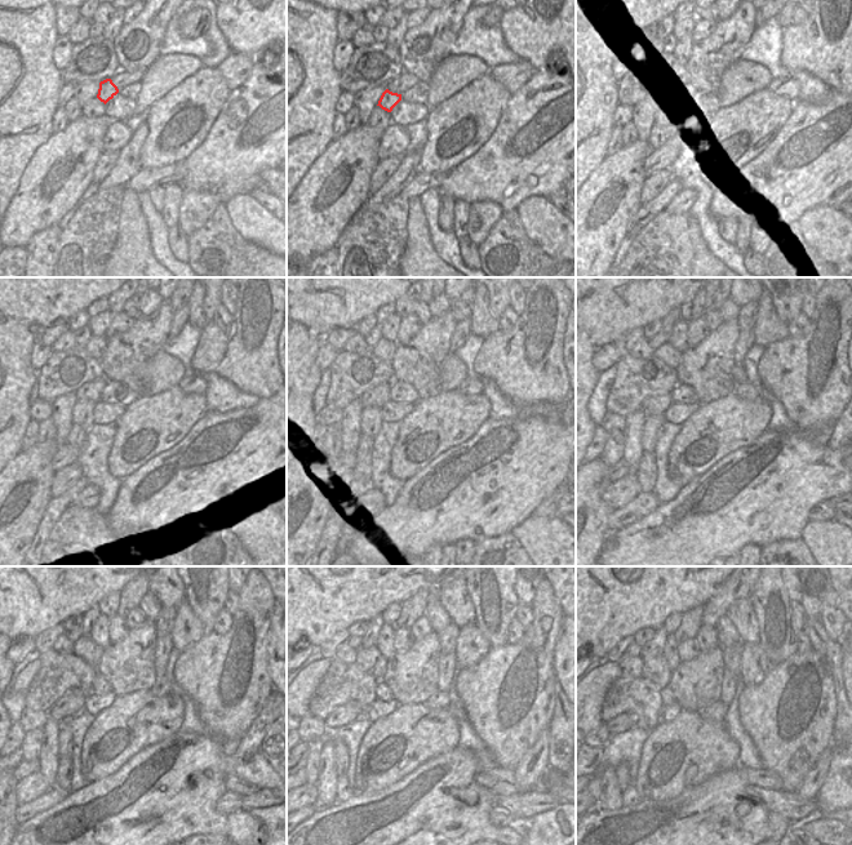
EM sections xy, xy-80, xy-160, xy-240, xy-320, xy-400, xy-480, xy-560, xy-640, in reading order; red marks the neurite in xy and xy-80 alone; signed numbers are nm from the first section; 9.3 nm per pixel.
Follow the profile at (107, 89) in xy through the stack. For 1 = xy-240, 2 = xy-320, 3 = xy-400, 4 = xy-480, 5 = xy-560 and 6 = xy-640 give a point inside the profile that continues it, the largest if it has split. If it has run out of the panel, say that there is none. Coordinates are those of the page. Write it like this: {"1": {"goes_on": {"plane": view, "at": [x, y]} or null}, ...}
{"1": {"goes_on": {"plane": "xy-240", "at": [83, 410]}}, "2": {"goes_on": {"plane": "xy-320", "at": [371, 422]}}, "3": {"goes_on": {"plane": "xy-400", "at": [653, 423]}}, "4": {"goes_on": {"plane": "xy-480", "at": [65, 735]}}, "5": {"goes_on": {"plane": "xy-560", "at": [341, 757]}}, "6": {"goes_on": {"plane": "xy-640", "at": [622, 773]}}}

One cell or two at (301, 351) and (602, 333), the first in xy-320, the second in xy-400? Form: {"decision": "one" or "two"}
{"decision": "two"}

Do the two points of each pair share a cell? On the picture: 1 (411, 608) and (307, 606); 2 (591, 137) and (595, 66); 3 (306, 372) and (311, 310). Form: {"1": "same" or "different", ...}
{"1": "different", "2": "same", "3": "different"}

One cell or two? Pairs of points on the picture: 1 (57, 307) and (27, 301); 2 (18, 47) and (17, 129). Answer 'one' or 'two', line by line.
1: one
2: one

